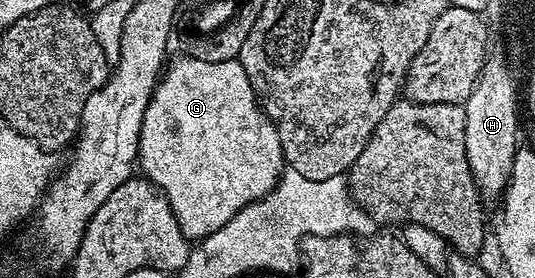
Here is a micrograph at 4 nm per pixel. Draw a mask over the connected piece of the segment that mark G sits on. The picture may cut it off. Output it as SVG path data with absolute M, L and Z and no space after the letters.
M176 56L164 68L149 107L145 107L145 119L141 119L137 165L142 176L165 195L181 231L189 239L202 239L225 227L237 211L270 193L280 179L283 164L275 124L263 114L240 61L203 63Z

